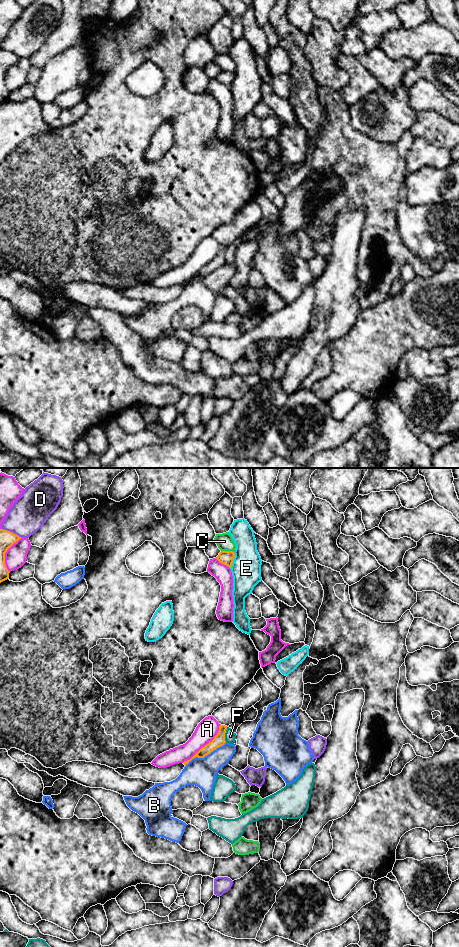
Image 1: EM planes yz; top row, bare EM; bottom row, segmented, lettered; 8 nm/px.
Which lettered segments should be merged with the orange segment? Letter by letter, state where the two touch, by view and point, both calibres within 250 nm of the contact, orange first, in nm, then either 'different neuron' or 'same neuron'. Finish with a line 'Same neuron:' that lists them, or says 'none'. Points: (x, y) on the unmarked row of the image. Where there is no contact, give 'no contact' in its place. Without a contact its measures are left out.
A: contact yz (205, 265); calibres 100 and 170 nm; different neuron
B: contact yz (205, 275); calibres 100 and 240 nm; different neuron
C: contact yz (227, 71); calibres 110 and 130 nm; different neuron
D: contact yz (11, 52); calibres 120 and 300 nm; different neuron
E: contact yz (232, 80); calibres 110 and 240 nm; different neuron
F: contact yz (224, 255); calibres 100 and 90 nm; different neuron
Same neuron: none

